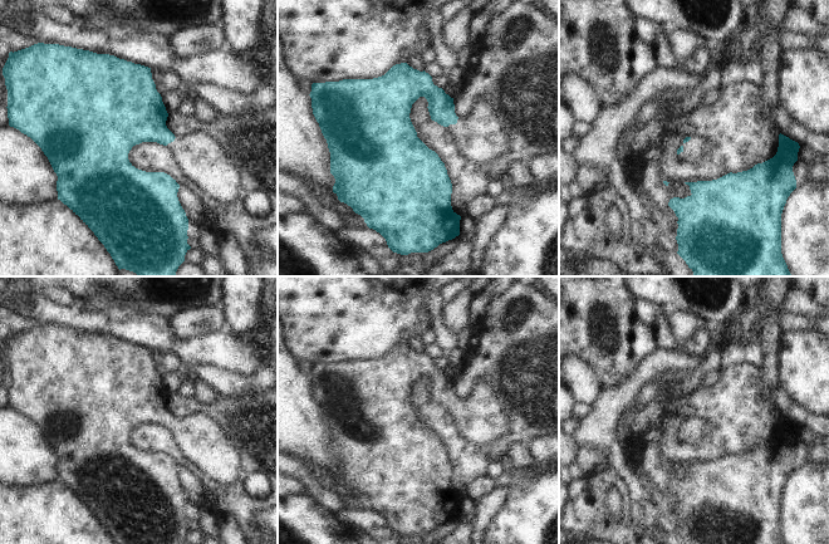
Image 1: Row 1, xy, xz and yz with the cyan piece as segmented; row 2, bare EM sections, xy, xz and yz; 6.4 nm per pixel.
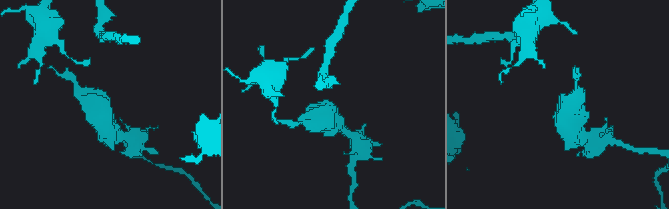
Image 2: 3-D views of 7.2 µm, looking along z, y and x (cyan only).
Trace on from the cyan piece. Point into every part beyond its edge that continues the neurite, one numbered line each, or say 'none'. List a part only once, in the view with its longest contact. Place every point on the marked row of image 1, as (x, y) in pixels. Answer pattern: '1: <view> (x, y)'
1: yz (697, 148)

